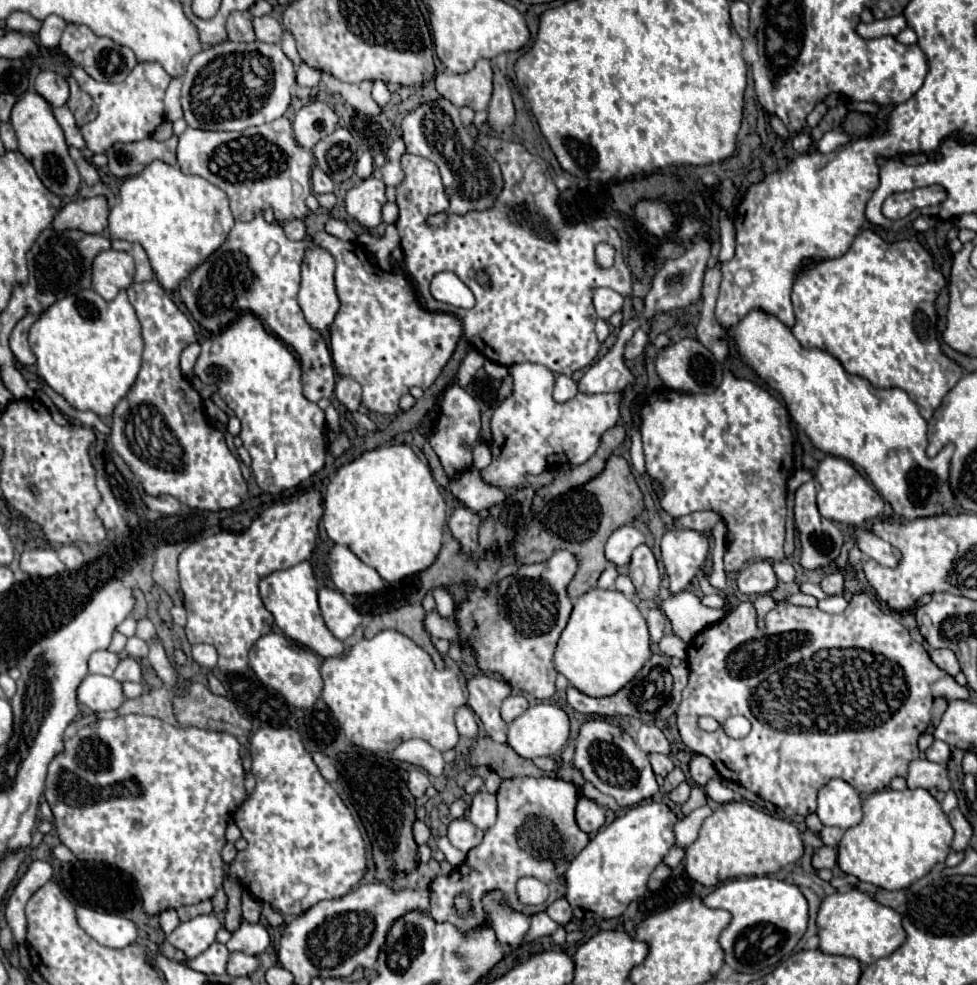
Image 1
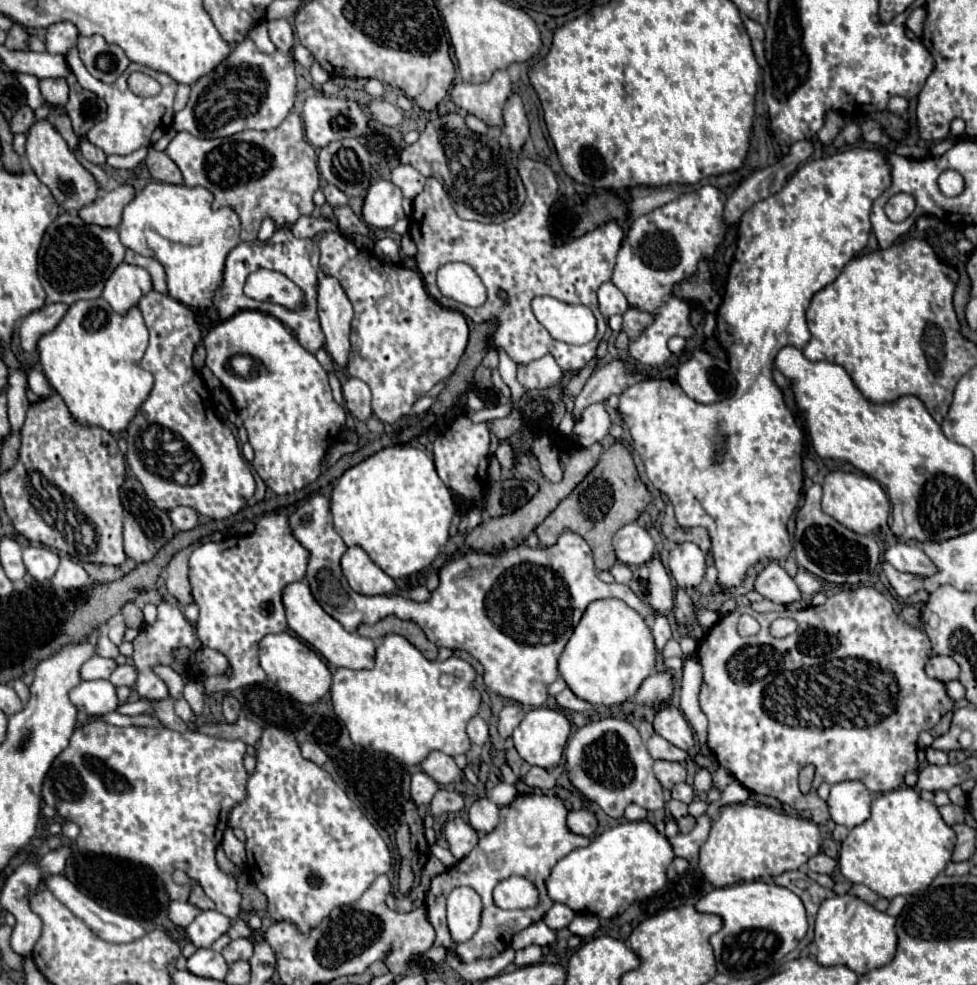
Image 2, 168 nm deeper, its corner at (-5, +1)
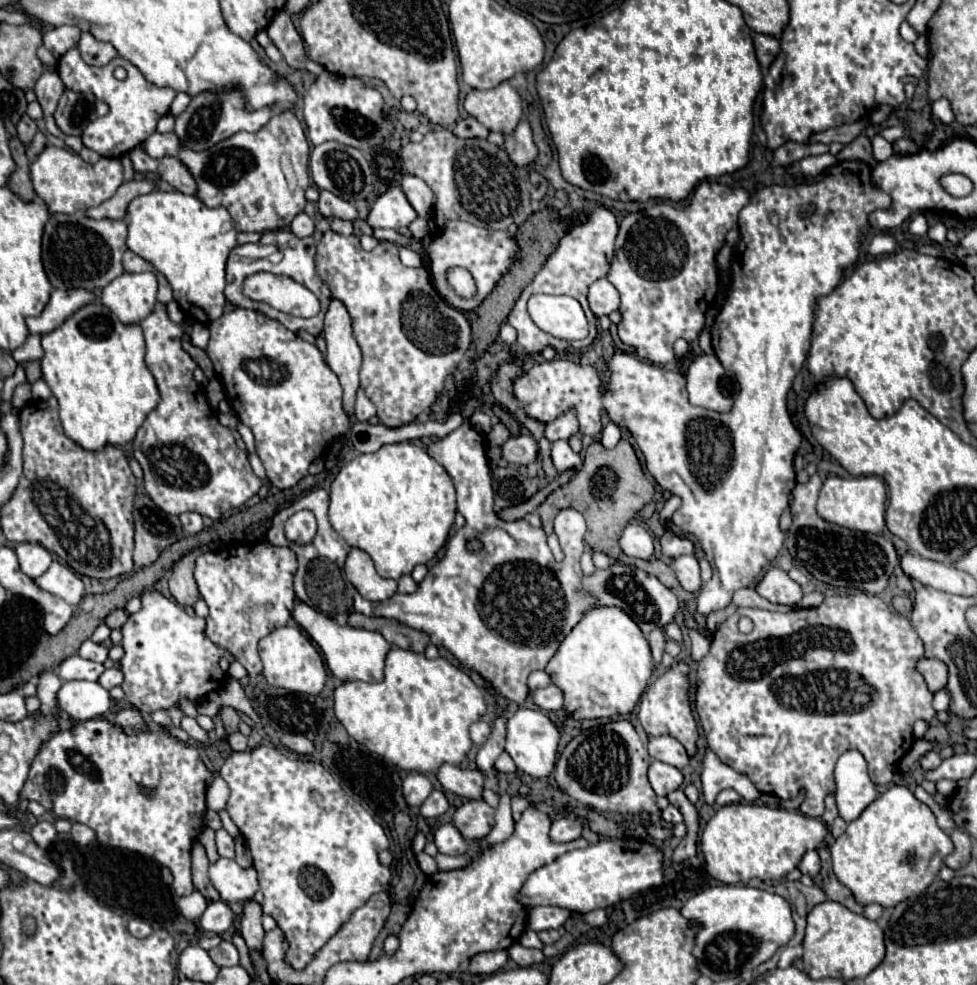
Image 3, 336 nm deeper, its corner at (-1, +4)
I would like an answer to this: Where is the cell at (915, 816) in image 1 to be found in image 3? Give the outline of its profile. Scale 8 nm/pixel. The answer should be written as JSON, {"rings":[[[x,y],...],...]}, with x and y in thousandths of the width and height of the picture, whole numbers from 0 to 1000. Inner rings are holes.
{"rings":[[[912,798],[900,806],[849,861],[855,889],[873,906],[877,916],[883,920],[898,916],[906,922],[943,908],[959,891],[973,863],[975,855],[959,839],[957,826],[926,798]]]}

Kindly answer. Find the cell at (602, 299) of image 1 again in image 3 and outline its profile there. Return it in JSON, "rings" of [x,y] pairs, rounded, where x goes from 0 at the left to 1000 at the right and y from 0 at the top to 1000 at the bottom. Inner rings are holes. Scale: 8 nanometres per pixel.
{"rings":[[[613,282],[605,288],[601,298],[603,311],[611,321],[625,319],[627,315],[634,315],[634,296],[621,282]]]}

